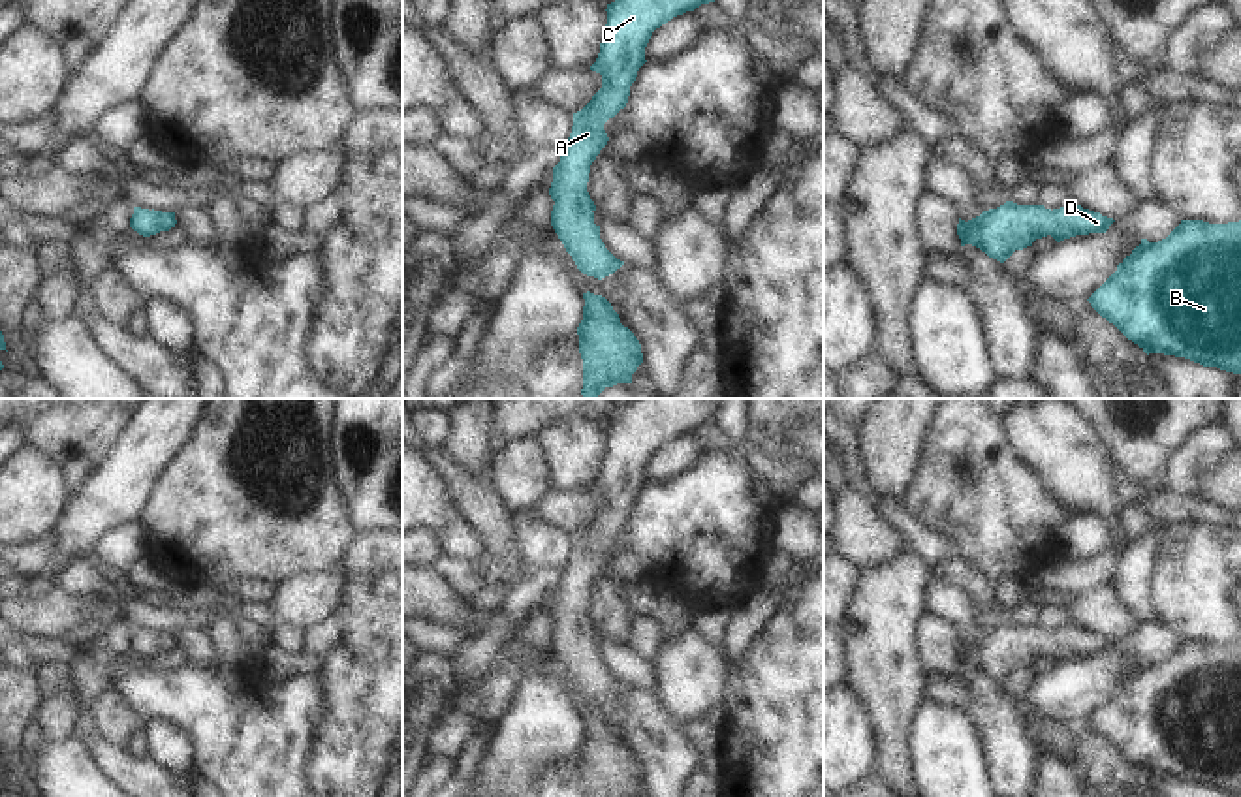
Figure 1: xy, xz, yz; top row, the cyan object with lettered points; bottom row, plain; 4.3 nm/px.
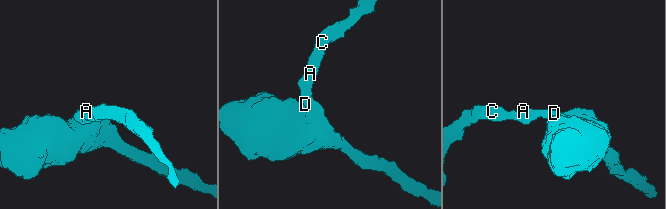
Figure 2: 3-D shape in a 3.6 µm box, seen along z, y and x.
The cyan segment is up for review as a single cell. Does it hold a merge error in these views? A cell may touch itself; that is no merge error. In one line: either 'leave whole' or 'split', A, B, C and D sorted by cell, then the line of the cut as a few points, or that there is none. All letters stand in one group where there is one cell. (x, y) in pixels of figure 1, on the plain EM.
leave whole | A B C D | no cut

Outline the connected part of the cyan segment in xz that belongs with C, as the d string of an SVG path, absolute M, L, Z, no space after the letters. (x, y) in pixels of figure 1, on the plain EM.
M634 398L620 412L619 419L607 425L604 461L598 479L590 487L592 492L602 496L602 509L581 532L573 534L572 555L564 566L560 583L553 588L553 603L549 609L549 617L555 622L551 647L577 690L587 697L602 701L624 686L624 682L617 680L602 664L600 647L594 645L596 626L587 613L590 586L609 562L604 545L626 528L630 508L639 489L647 483L645 468L652 453L677 436L715 423L716 408L722 400L724 398Z

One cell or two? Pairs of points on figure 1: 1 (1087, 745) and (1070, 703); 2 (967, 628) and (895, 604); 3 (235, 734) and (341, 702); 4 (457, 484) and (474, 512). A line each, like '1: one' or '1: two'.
1: two
2: two
3: two
4: one

